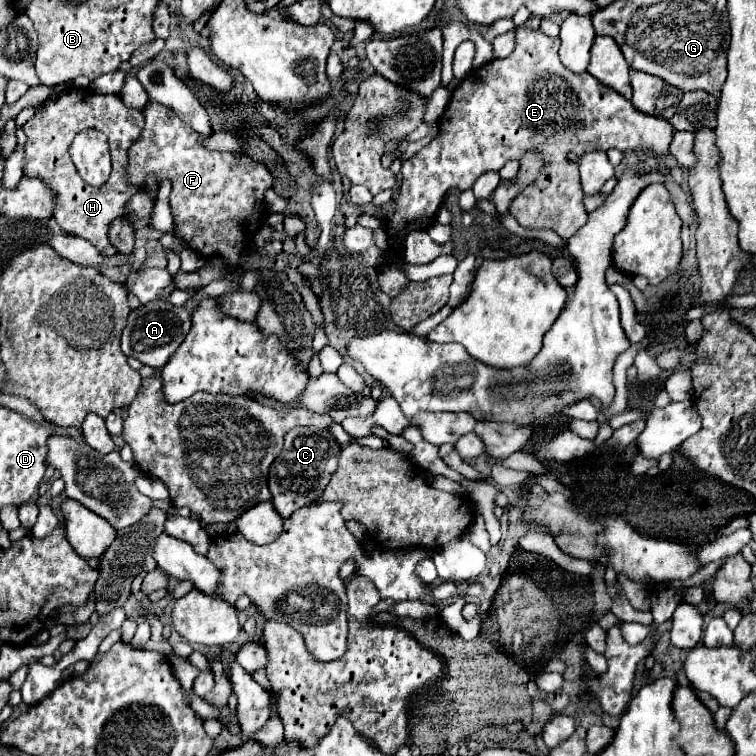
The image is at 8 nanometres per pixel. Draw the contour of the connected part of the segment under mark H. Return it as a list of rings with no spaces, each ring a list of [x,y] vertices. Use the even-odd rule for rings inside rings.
[[[72,87],[66,93],[58,95],[56,99],[36,107],[34,117],[28,119],[22,129],[28,137],[24,145],[22,173],[28,177],[44,179],[50,185],[50,191],[56,195],[52,213],[58,225],[62,227],[62,231],[72,231],[74,235],[88,239],[104,255],[114,255],[116,247],[108,239],[108,227],[116,217],[122,217],[126,213],[126,205],[130,197],[138,191],[138,187],[128,181],[124,169],[128,167],[128,149],[144,129],[142,111],[126,107],[118,95],[98,95],[90,87],[88,89]],[[84,127],[92,127],[106,133],[110,141],[112,175],[102,187],[92,187],[84,183],[68,153],[72,139]]]

